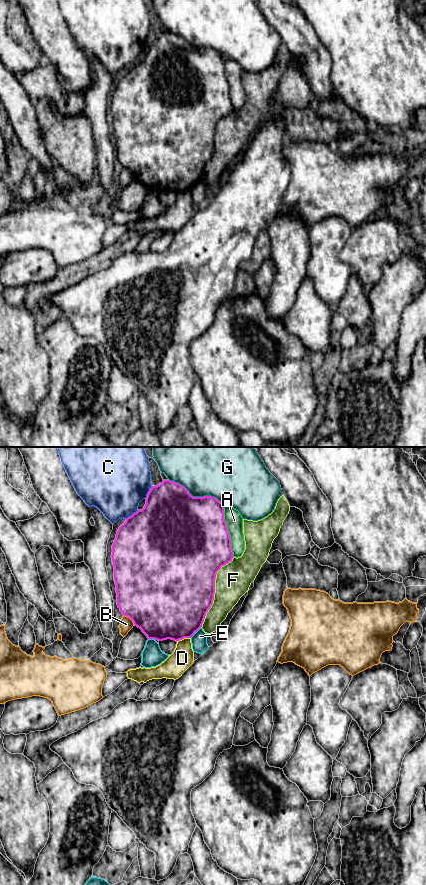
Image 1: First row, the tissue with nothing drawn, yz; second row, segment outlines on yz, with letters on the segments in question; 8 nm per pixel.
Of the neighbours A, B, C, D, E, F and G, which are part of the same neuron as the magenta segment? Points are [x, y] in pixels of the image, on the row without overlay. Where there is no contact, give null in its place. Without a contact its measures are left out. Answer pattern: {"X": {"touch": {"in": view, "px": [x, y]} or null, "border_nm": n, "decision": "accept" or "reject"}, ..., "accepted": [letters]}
{"A": {"touch": {"in": "yz", "px": [228, 83]}, "border_nm": 420, "decision": "reject"}, "B": {"touch": {"in": "yz", "px": [129, 169]}, "border_nm": 130, "decision": "reject"}, "C": {"touch": {"in": "yz", "px": [133, 66]}, "border_nm": 130, "decision": "reject"}, "D": {"touch": {"in": "yz", "px": [183, 190]}, "border_nm": 120, "decision": "reject"}, "E": {"touch": {"in": "yz", "px": [195, 183]}, "border_nm": 120, "decision": "reject"}, "F": {"touch": {"in": "yz", "px": [214, 143]}, "border_nm": 650, "decision": "reject"}, "G": {"touch": {"in": "yz", "px": [197, 49]}, "border_nm": 500, "decision": "reject"}, "accepted": []}

